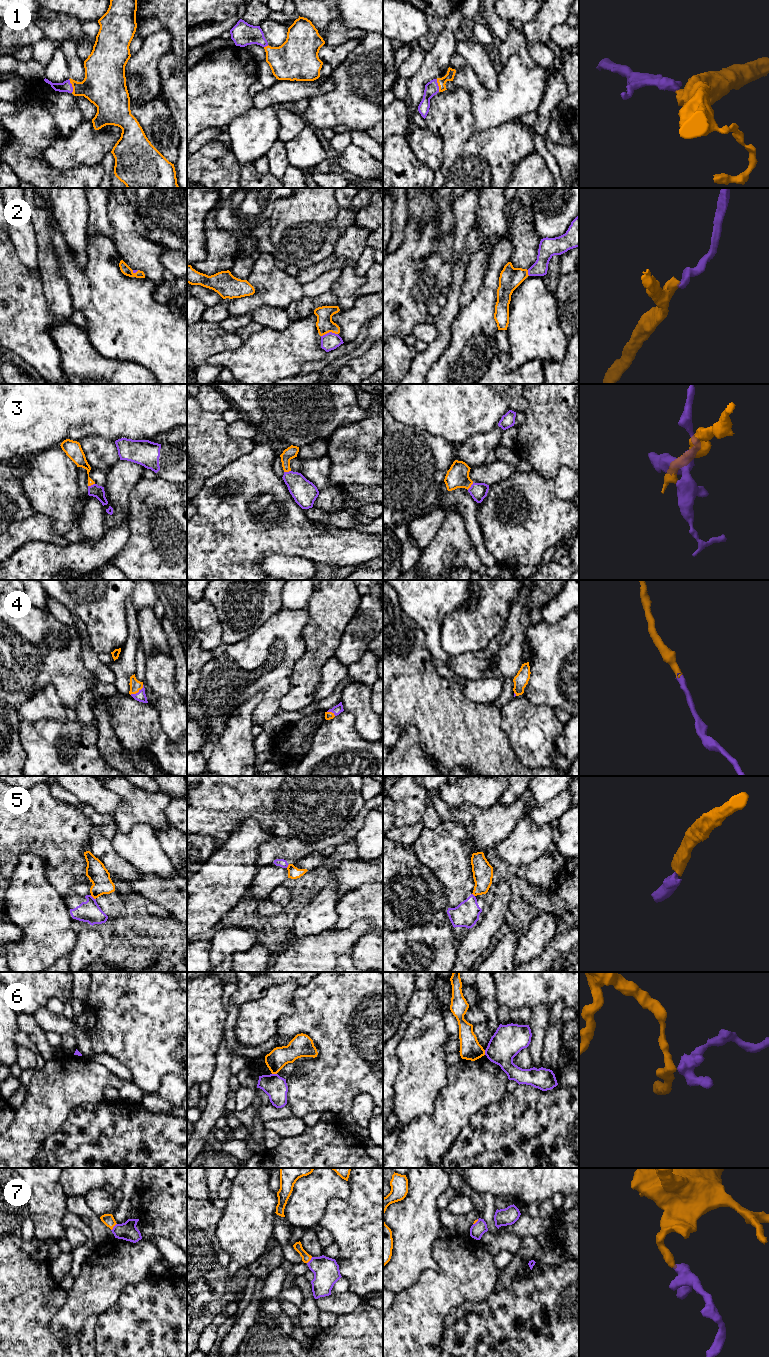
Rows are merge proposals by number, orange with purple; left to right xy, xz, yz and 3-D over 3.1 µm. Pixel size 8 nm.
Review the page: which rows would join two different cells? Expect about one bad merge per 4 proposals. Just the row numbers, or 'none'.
5, 6

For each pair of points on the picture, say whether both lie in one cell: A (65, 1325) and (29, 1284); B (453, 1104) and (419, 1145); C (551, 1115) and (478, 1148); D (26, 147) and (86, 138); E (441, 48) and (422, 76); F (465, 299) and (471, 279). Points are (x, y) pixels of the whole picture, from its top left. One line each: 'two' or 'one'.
A: two
B: one
C: one
D: two
E: one
F: one

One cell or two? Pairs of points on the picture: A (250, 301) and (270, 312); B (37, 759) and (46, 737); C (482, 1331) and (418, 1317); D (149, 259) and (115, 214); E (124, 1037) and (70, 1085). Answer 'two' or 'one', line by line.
A: two
B: one
C: two
D: one
E: two

